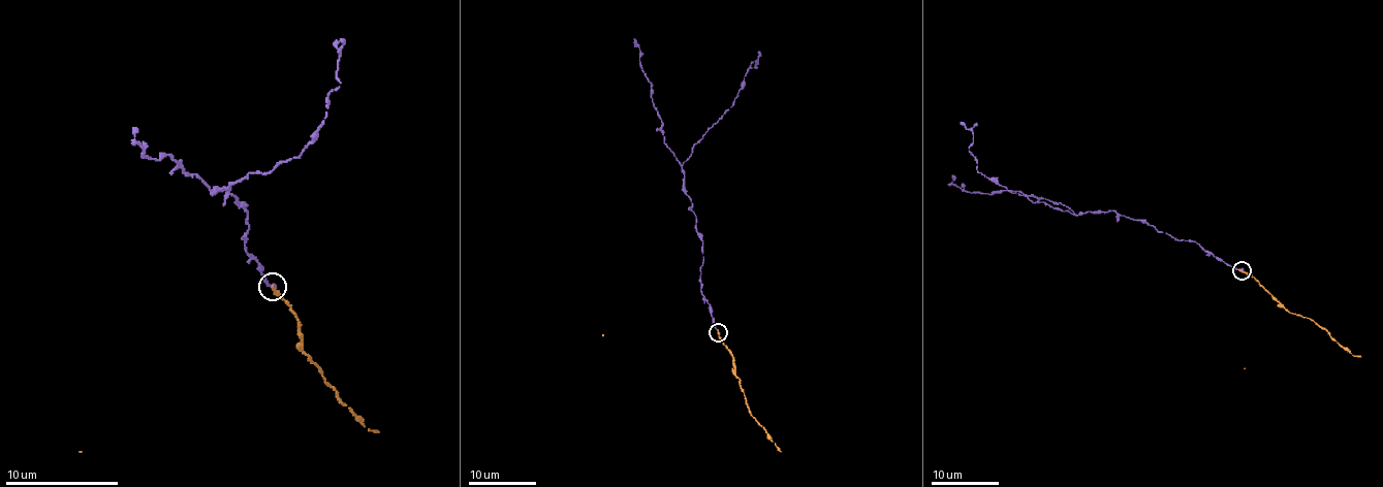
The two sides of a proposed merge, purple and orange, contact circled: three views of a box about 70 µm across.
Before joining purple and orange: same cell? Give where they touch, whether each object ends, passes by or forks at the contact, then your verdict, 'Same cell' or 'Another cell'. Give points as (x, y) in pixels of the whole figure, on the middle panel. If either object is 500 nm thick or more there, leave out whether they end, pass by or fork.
Place: (718, 332). At the ring purple ends. At the ring orange ends. Same cell

